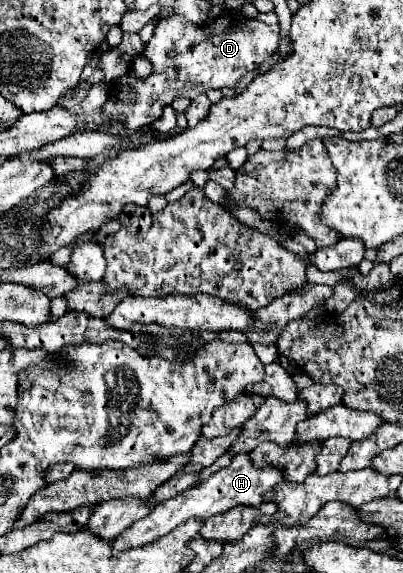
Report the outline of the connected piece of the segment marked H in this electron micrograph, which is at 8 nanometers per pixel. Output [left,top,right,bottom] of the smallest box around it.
[114,452,284,552]

